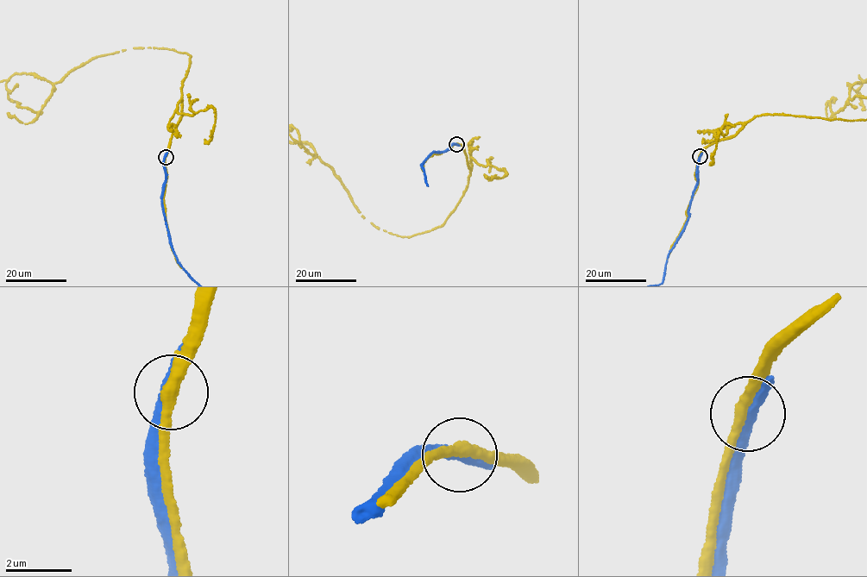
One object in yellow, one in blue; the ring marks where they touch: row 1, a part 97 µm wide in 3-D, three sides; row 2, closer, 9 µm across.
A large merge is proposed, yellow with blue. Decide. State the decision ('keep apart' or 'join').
keep apart

